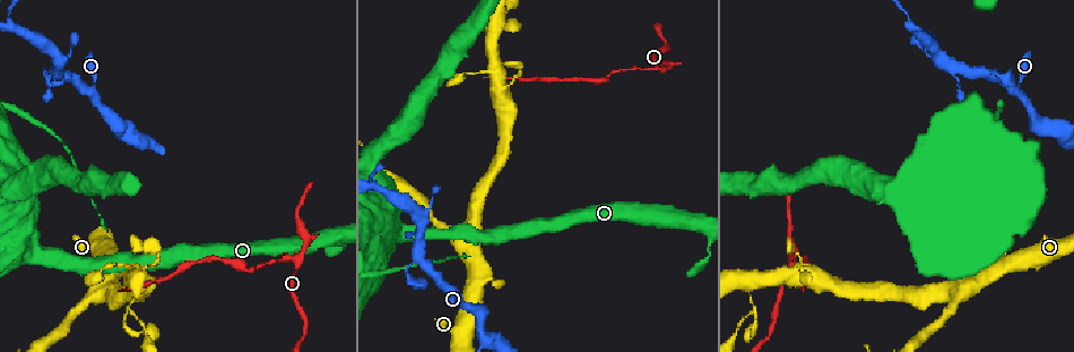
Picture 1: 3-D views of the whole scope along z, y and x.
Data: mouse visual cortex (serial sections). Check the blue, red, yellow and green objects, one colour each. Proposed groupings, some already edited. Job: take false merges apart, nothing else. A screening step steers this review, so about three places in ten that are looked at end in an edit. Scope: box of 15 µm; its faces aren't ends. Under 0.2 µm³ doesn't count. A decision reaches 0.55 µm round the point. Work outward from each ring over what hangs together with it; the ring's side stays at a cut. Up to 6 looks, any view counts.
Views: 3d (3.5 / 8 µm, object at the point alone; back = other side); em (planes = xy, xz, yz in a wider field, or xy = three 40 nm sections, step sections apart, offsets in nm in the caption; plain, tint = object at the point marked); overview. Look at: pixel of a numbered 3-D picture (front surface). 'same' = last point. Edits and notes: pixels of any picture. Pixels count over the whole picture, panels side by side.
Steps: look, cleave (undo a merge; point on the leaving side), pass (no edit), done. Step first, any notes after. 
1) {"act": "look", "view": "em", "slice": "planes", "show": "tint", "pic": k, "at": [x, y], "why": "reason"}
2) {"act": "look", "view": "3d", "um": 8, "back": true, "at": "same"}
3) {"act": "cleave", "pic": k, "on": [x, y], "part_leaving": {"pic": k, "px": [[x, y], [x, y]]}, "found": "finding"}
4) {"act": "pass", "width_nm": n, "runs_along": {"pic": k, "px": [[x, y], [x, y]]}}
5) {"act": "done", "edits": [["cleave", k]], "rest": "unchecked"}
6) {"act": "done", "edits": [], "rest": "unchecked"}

{"act": "look", "view": "3d", "um": 3.5, "pic": 1, "at": [293, 257], "why": "sharp bend"}

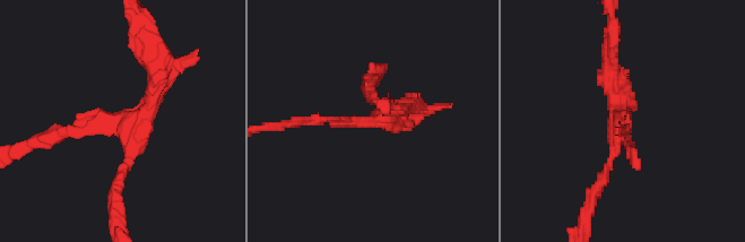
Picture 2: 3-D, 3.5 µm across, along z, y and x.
{"act": "look", "view": "em", "slice": "xy", "step": 1, "show": "tint", "pic": 2, "at": [121, 125]}

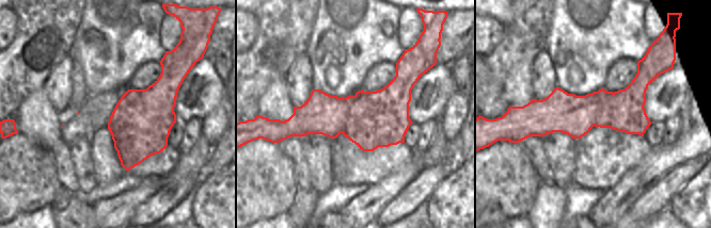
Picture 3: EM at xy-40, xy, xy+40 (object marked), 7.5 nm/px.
{"act": "look", "view": "em", "slice": "xy", "step": 3, "show": "tint", "at": "same"}

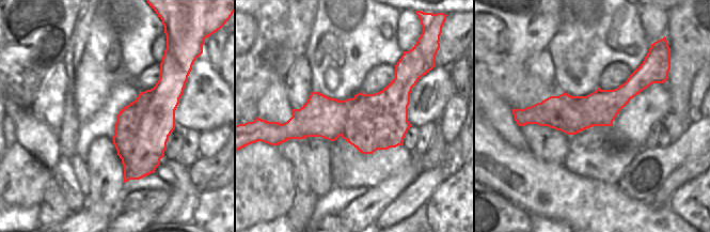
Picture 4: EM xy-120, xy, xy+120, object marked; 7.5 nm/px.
{"act": "cleave", "pic": 2, "on": [77, 127], "width_nm": 440, "part_leaving": {"pic": 2, "px": [[117, 123], [23, 144]]}, "found": "a second cell is stuck on"}

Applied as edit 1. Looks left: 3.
{"act": "look", "view": "3d", "um": 3.5, "pic": 1, "at": [128, 308], "why": "sharp bend"}

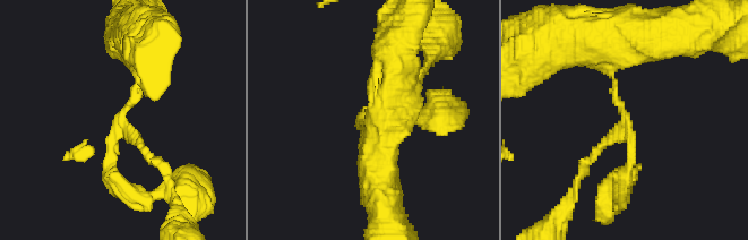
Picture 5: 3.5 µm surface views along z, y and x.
{"act": "look", "view": "em", "slice": "xy", "step": 2, "show": "tint", "pic": 5, "at": [120, 124]}

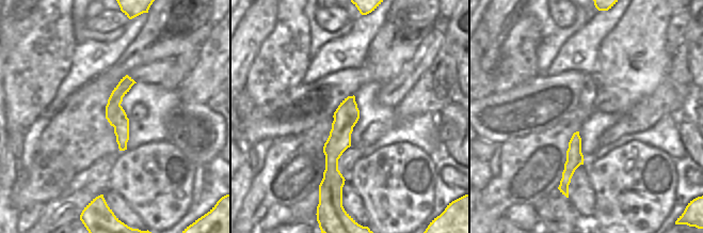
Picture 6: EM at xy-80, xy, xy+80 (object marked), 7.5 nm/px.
{"act": "cleave", "pic": 5, "on": [147, 155], "part_leaving": {"pic": 5, "px": [[129, 129], [164, 168], [174, 210]]}, "found": "two cells meet here"}

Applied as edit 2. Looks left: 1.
{"act": "done", "edits": [["cleave", 2], ["cleave", 5]], "rest": "unchecked"}

